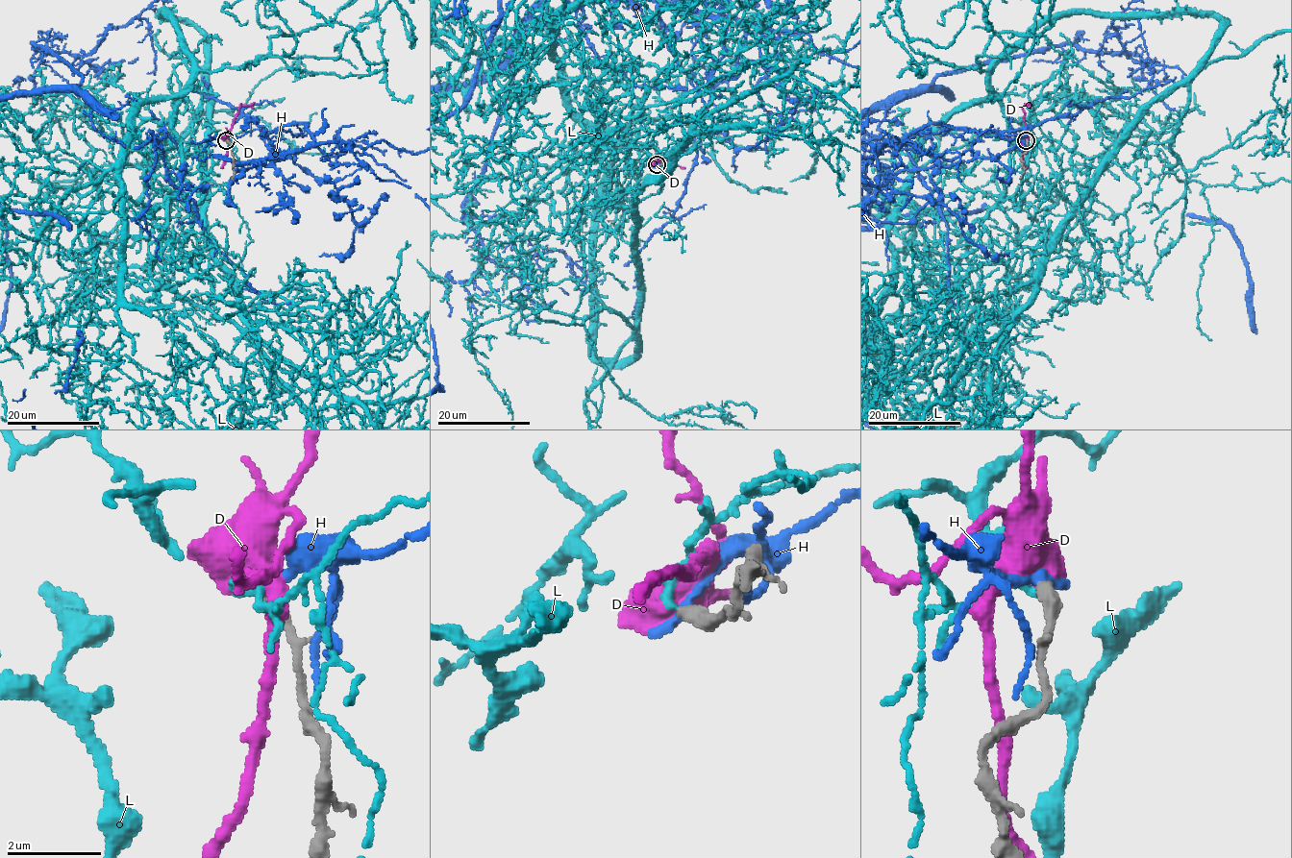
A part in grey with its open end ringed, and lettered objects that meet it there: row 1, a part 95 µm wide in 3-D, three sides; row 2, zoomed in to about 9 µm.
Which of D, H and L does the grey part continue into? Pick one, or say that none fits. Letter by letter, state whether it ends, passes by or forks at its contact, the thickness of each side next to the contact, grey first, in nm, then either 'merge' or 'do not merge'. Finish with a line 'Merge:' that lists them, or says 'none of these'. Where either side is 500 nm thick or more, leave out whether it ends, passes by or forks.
D: calibres 360 and 500 nm; do not merge
H: it ends; calibres 360 and 280 nm; do not merge
L: it ends; calibres 360 and 200 nm; merge
Merge: L

